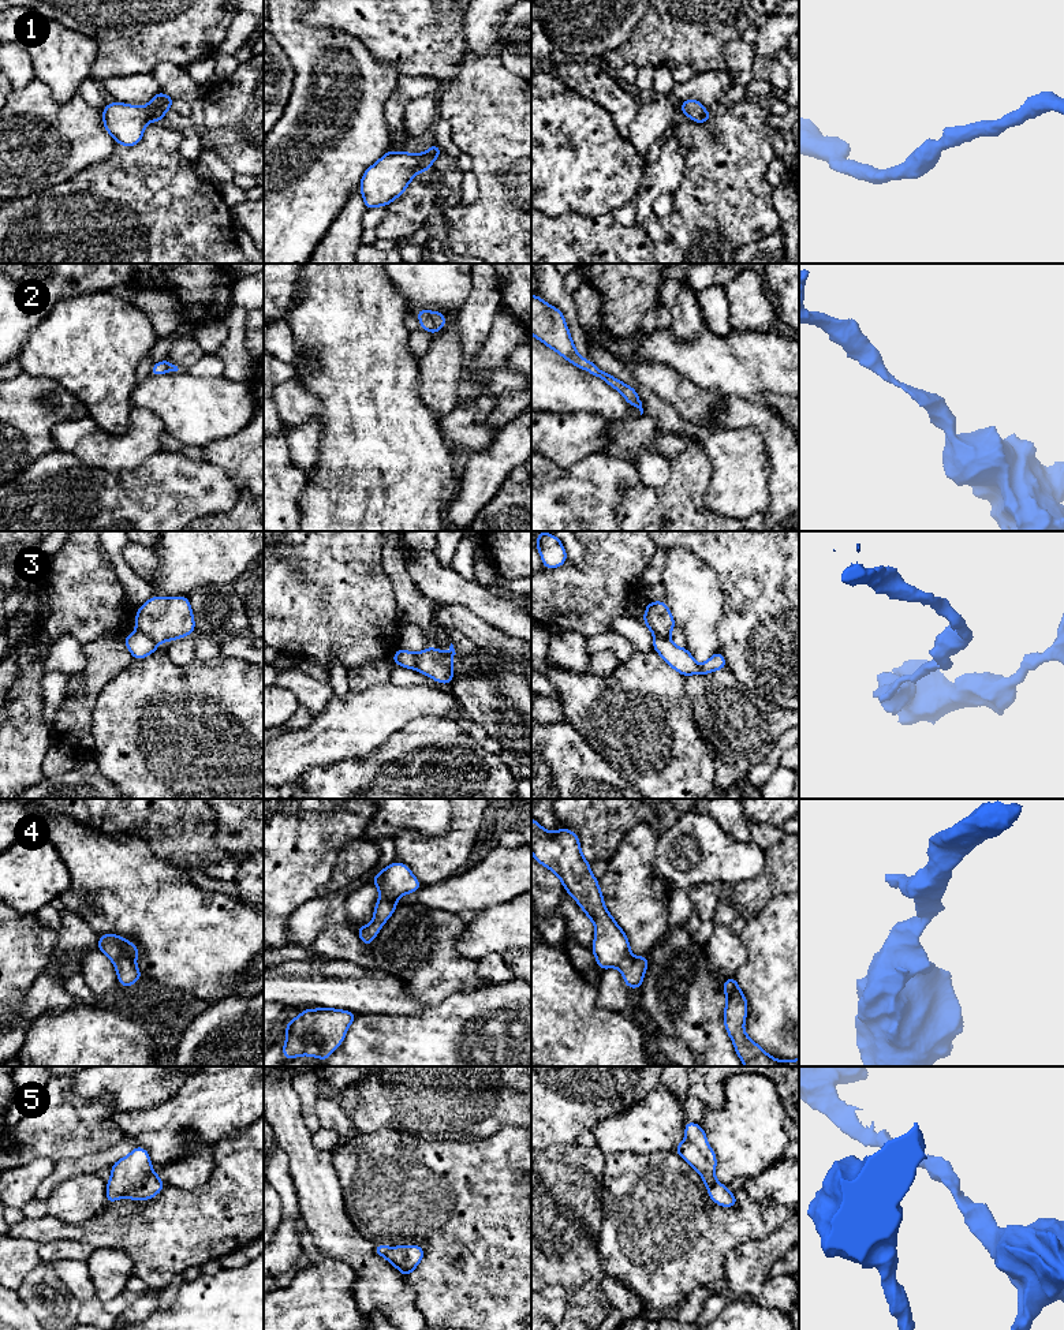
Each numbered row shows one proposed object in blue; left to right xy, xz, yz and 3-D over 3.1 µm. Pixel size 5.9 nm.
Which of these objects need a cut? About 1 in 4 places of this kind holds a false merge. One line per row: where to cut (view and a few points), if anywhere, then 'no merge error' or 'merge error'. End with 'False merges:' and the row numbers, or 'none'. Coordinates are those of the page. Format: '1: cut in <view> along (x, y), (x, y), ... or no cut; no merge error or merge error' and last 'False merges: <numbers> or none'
1: no cut; no merge error
2: no cut; no merge error
3: cut in xy along (137, 628), (157, 643); merge error
4: no cut; no merge error
5: no cut; no merge error
False merges: 3

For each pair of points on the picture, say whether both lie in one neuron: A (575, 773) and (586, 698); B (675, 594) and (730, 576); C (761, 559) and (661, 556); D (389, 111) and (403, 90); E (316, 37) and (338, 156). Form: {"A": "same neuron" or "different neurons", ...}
{"A": "different neurons", "B": "different neurons", "C": "different neurons", "D": "same neuron", "E": "same neuron"}

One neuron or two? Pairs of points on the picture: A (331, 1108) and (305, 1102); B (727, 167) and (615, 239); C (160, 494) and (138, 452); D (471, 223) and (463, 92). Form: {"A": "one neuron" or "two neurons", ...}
{"A": "two neurons", "B": "one neuron", "C": "two neurons", "D": "one neuron"}

